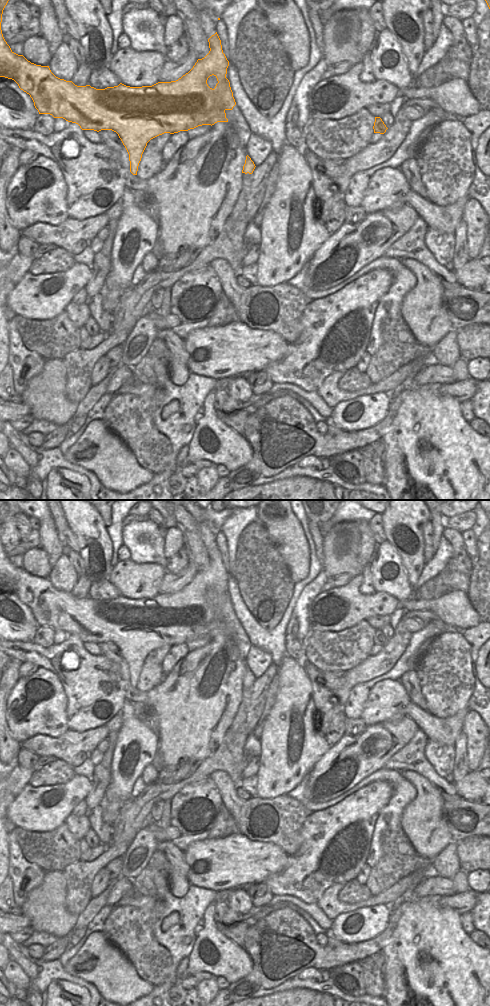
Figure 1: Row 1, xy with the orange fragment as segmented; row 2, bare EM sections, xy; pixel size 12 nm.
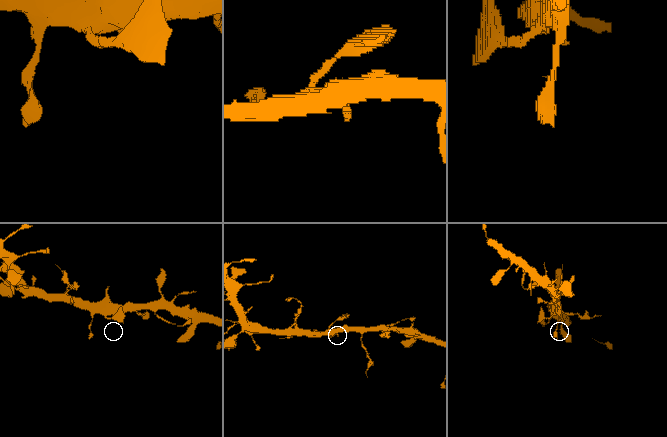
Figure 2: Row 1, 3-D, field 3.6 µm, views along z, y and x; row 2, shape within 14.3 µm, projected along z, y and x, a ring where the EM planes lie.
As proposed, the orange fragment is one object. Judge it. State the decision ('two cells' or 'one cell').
two cells

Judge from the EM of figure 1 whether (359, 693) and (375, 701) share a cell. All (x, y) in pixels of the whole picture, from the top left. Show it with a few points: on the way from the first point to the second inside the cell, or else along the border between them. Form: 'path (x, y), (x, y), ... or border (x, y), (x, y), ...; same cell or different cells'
border (370, 689), (363, 706), (363, 711), (359, 717); different cells

